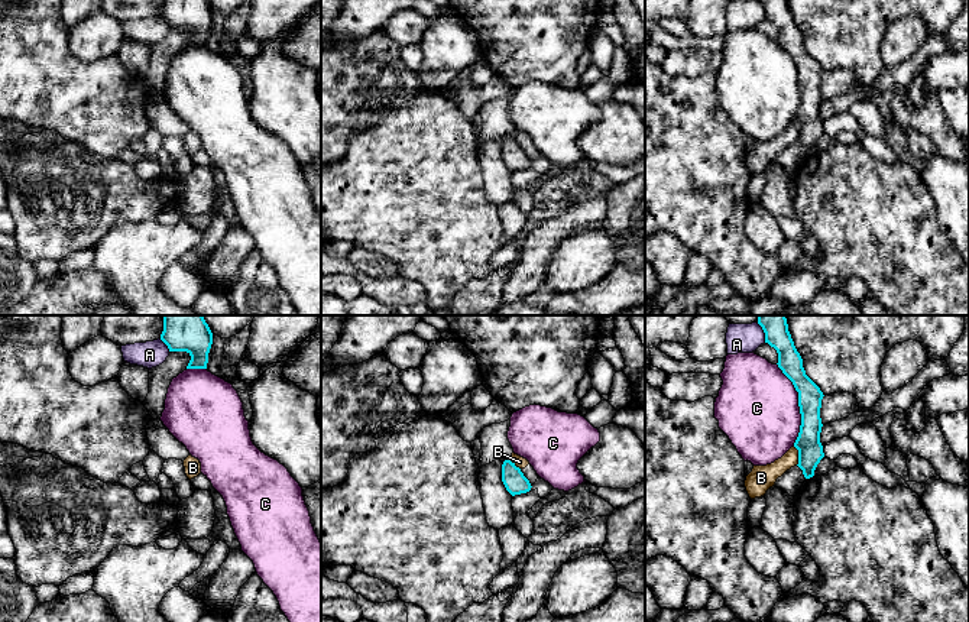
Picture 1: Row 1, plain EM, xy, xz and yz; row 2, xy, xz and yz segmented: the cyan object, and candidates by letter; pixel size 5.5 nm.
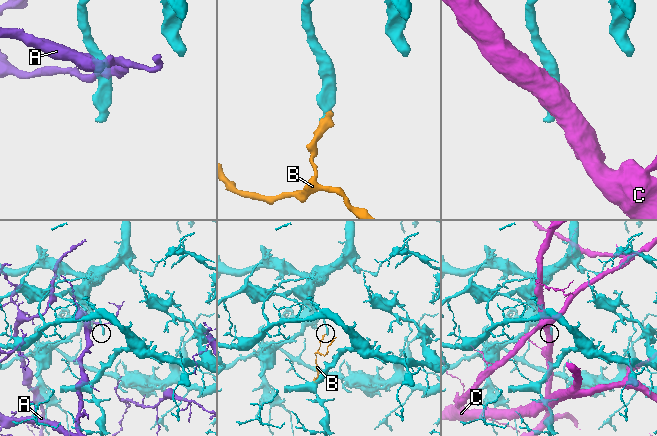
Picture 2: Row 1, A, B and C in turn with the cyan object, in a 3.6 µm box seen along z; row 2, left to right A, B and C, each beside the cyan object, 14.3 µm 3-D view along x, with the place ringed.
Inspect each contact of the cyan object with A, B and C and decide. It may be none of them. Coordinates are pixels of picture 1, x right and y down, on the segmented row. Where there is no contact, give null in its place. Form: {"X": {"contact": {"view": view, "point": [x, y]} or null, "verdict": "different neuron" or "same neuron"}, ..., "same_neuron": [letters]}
{"A": {"contact": {"view": "xy", "point": [165, 343]}, "verdict": "different neuron"}, "B": {"contact": {"view": "yz", "point": [799, 456]}, "verdict": "different neuron"}, "C": {"contact": {"view": "yz", "point": [799, 405]}, "verdict": "different neuron"}, "same_neuron": []}

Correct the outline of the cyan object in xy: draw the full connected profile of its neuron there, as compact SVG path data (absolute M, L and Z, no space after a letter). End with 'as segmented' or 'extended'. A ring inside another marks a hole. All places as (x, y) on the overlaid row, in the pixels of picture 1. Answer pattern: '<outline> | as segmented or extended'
M163 315L161 340L168 346L169 352L187 352L191 356L187 369L207 369L213 333L202 315Z | as segmented

